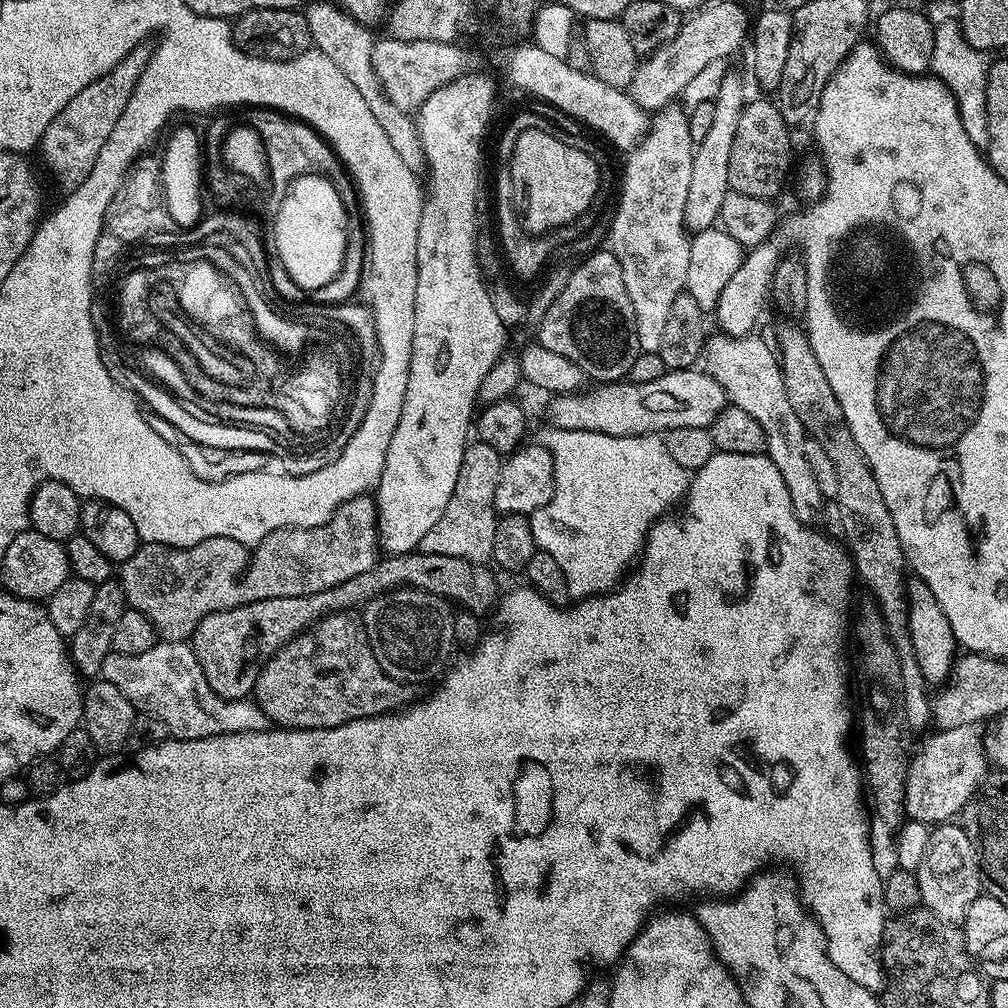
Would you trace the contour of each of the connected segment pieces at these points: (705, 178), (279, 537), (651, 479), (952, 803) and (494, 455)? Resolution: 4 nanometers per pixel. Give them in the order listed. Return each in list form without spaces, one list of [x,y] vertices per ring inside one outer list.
[[[732,74],[725,75],[722,86],[715,98],[714,122],[706,138],[695,145],[690,170],[690,190],[686,193],[686,214],[684,226],[689,233],[695,234],[713,227],[720,219],[722,198],[729,192],[728,175],[730,174],[730,148],[734,146],[734,130],[738,130],[738,118],[746,103],[744,84]]]
[[[365,494],[355,496],[344,503],[341,508],[332,516],[328,523],[317,528],[283,528],[271,532],[261,544],[255,545],[251,549],[252,557],[248,560],[249,545],[242,542],[234,542],[234,538],[206,538],[206,542],[198,542],[189,548],[171,548],[165,544],[146,544],[141,543],[140,548],[130,559],[124,561],[118,568],[118,579],[124,591],[124,603],[131,611],[140,612],[154,626],[157,637],[161,641],[179,640],[187,641],[202,622],[212,612],[230,610],[234,606],[246,606],[250,602],[262,602],[266,598],[290,598],[291,596],[309,596],[318,594],[318,590],[330,590],[342,582],[350,582],[350,578],[358,578],[358,574],[366,574],[371,568],[376,566],[376,561],[381,559],[382,549],[380,547],[380,530],[378,527],[378,513],[376,510],[375,499],[371,495]]]
[[[545,427],[545,432],[538,436],[539,443],[548,449],[554,462],[554,494],[546,506],[542,506],[531,517],[532,533],[537,549],[545,551],[558,562],[565,572],[566,582],[569,584],[569,594],[572,598],[587,598],[589,596],[603,596],[605,592],[612,591],[621,583],[622,577],[637,563],[638,557],[644,550],[644,542],[648,538],[648,531],[657,520],[665,515],[667,508],[672,508],[676,500],[683,501],[688,495],[690,474],[678,462],[674,462],[674,457],[666,451],[663,439],[659,435],[651,436],[611,436],[601,432],[591,432],[590,430],[562,430],[561,428]]]
[[[978,724],[954,726],[937,731],[920,748],[917,756],[911,757],[908,766],[908,781],[906,781],[906,798],[904,799],[904,814],[909,821],[939,826],[953,818],[959,817],[964,807],[972,801],[972,797],[980,791],[980,785],[985,783],[984,776],[990,769],[990,761],[984,754],[985,729]]]
[[[479,442],[469,443],[464,449],[462,470],[458,470],[458,482],[454,482],[454,494],[442,510],[442,518],[434,522],[431,530],[426,530],[419,551],[426,554],[446,554],[446,558],[462,558],[472,564],[488,564],[494,550],[494,530],[498,513],[494,506],[494,490],[498,487],[498,474],[502,454],[494,446]]]

